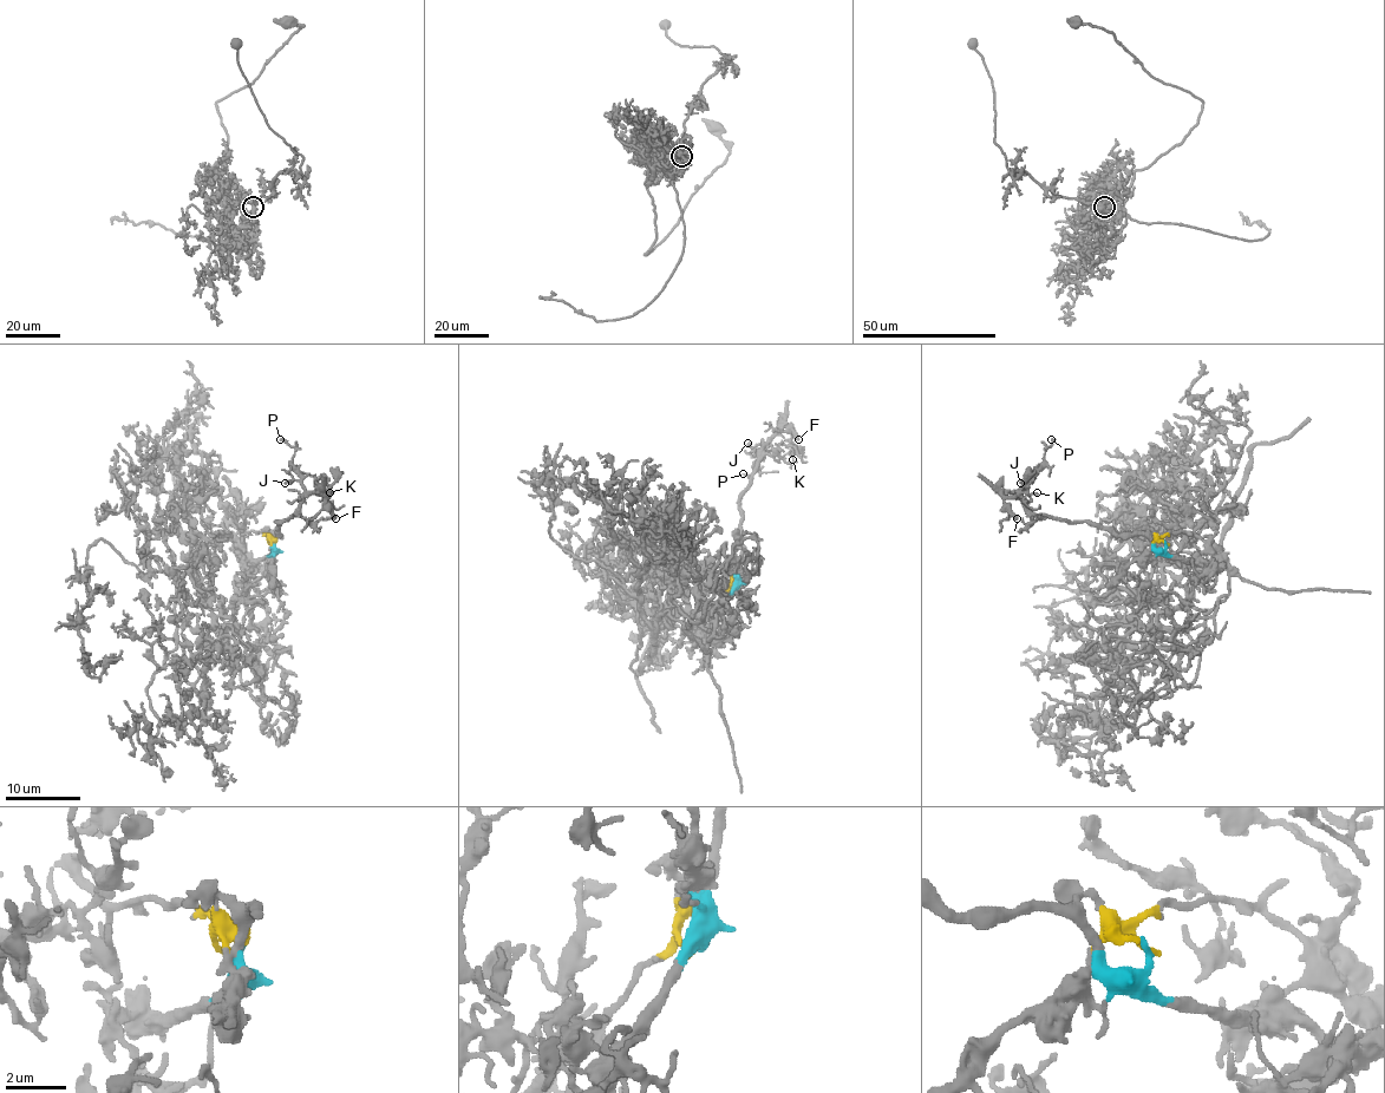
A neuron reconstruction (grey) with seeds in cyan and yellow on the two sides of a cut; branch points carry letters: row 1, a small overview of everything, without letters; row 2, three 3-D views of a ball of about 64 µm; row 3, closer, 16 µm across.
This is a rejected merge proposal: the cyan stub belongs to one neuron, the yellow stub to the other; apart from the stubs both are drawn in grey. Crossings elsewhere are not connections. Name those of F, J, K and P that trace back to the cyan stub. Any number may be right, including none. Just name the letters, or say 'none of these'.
F, J, K, P

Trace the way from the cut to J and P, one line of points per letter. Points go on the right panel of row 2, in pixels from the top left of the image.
J: (1168, 544), (1036, 515), (1024, 503), (1030, 479), (1020, 483)
P: (1168, 544), (1036, 515), (1021, 486), (1052, 438)

